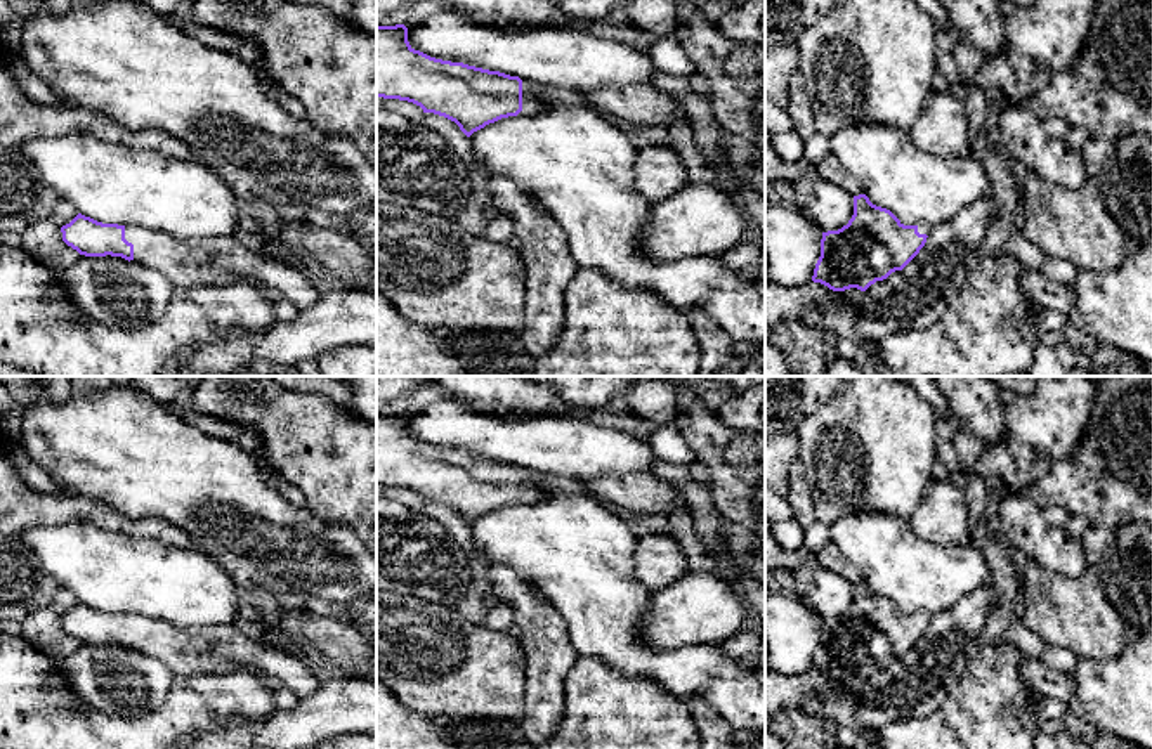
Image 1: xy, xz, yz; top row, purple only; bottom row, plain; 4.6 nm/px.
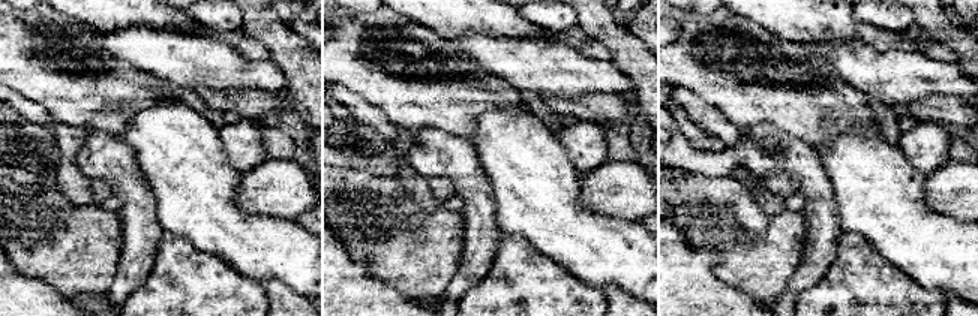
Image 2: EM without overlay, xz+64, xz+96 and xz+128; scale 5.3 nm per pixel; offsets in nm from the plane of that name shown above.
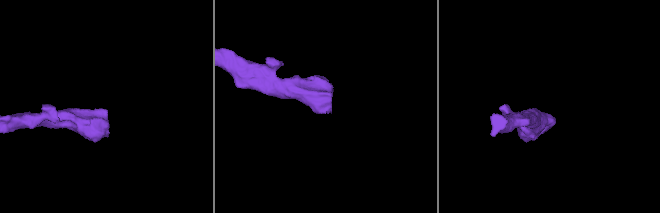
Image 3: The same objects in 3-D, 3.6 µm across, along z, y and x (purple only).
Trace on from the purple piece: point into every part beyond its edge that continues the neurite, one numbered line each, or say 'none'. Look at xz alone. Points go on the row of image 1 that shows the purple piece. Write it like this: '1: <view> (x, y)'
1: xz (535, 97)

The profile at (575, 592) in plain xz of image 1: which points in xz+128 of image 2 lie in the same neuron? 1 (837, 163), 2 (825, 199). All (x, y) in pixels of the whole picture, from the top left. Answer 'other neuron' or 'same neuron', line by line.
1: same neuron
2: other neuron

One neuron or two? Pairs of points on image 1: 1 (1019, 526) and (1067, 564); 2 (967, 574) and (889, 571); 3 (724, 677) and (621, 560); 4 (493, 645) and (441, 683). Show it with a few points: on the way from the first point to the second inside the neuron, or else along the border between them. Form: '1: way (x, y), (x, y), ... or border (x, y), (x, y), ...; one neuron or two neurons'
1: way (1031, 533), (1055, 552); one neuron
2: way (948, 574), (915, 574), (908, 571); one neuron
3: way (679, 671), (648, 663), (621, 637), (621, 605); one neuron
4: way (481, 657), (467, 671), (453, 673); one neuron

